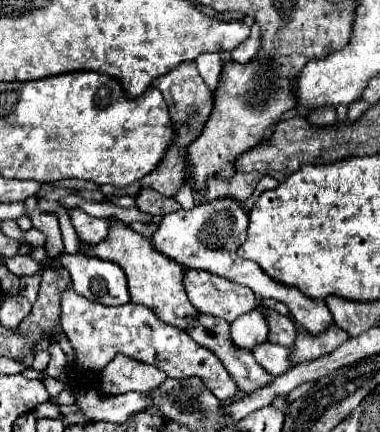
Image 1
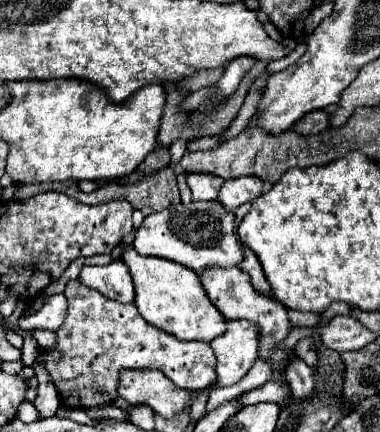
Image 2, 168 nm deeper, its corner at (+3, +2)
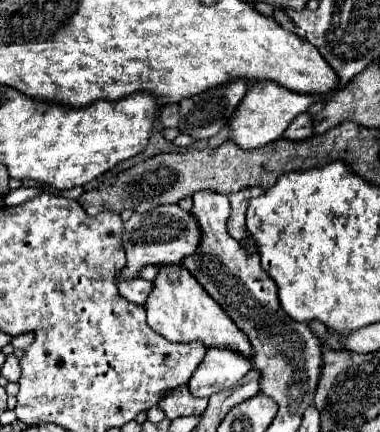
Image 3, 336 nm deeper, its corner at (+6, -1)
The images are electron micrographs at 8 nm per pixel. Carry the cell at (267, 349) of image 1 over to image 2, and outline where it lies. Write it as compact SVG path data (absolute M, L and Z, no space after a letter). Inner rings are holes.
M294 359L292 363L288 363L286 379L288 379L288 385L292 387L292 395L296 399L312 397L312 393L314 393L314 373L302 359Z

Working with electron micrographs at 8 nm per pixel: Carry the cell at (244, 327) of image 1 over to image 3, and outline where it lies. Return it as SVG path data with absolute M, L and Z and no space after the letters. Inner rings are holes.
M209 348L203 364L193 372L189 390L197 398L209 398L215 392L233 388L251 370L249 358L231 348Z

